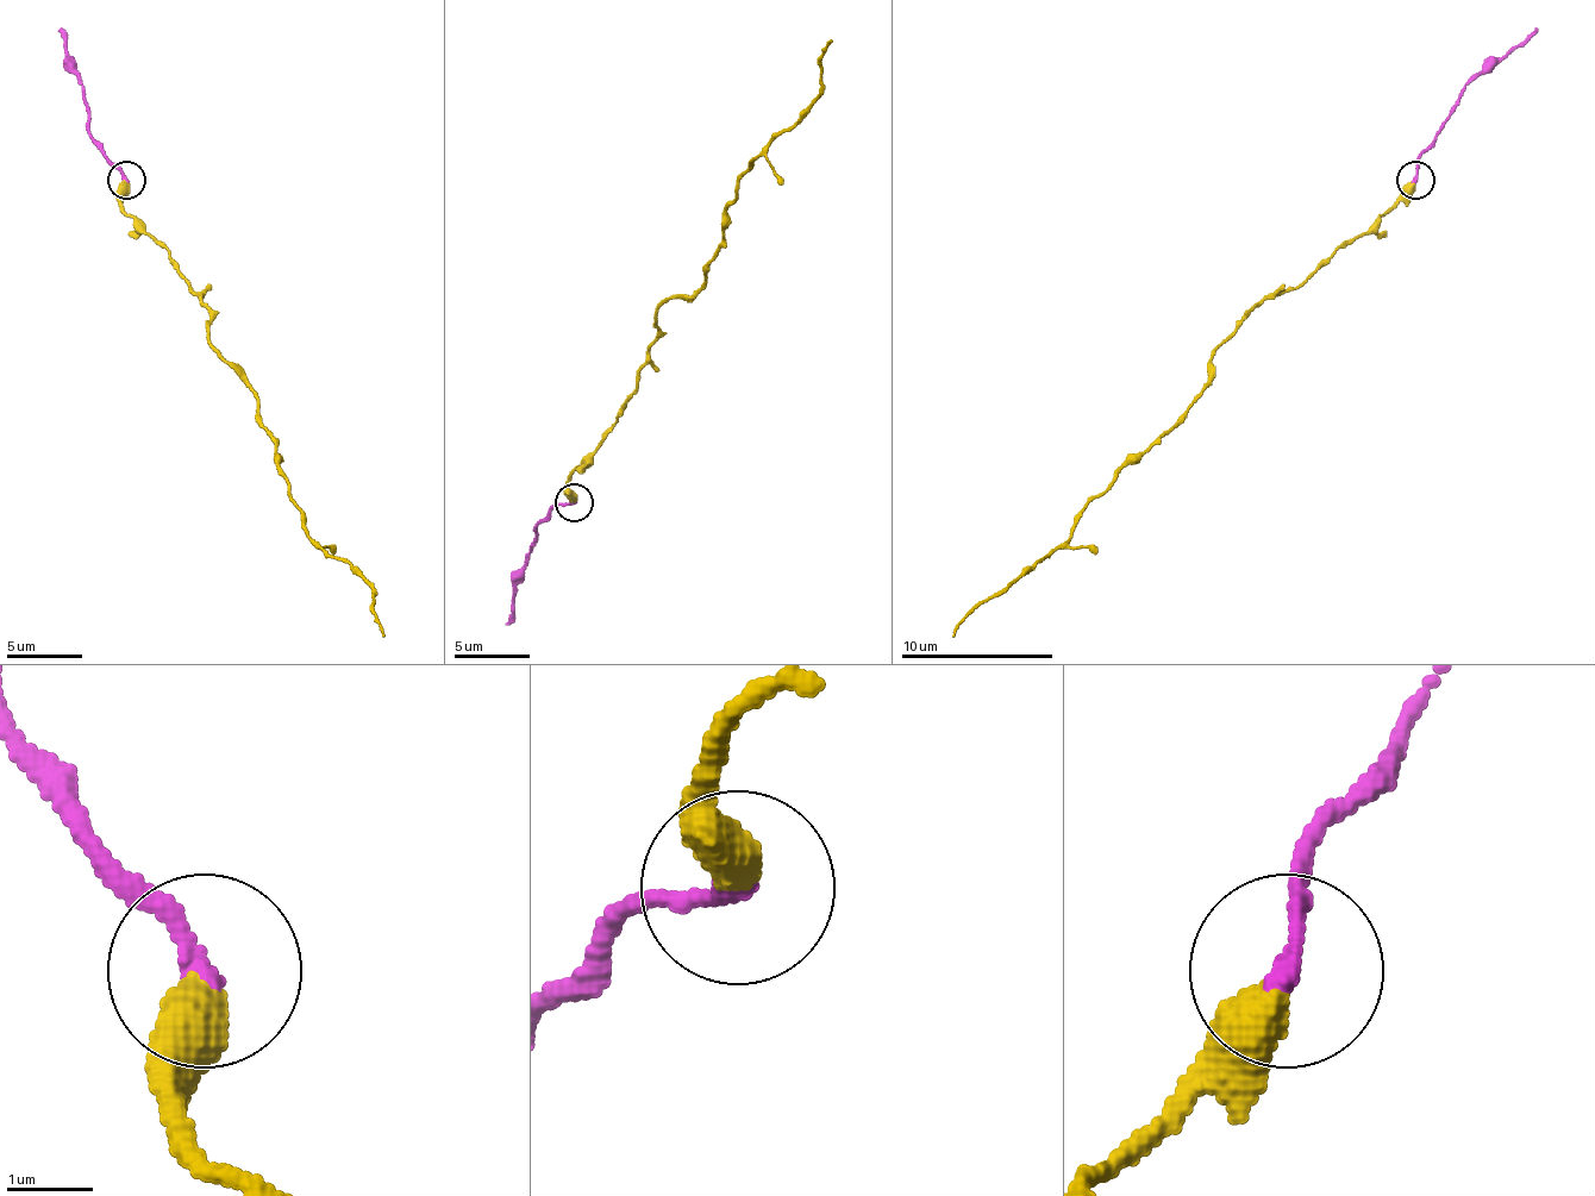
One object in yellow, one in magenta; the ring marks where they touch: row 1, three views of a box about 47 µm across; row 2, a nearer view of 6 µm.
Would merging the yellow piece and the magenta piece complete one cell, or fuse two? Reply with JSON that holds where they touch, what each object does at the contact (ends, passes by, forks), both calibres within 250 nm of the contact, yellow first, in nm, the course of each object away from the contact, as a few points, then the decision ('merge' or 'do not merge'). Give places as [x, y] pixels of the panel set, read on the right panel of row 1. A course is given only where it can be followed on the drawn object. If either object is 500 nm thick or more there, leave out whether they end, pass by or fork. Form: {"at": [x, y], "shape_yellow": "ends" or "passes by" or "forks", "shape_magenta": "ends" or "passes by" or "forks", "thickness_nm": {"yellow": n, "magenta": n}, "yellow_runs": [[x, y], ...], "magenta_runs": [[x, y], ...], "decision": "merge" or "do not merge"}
{"at": [1415, 180], "thickness_nm": {"yellow": 500, "magenta": 240}, "yellow_runs": [[1417, 180], [1302, 283], [1268, 294], [1226, 340], [1195, 401], [1084, 508], [1074, 534], [970, 614], [951, 637]], "magenta_runs": [[1417, 180], [1417, 161], [1462, 93], [1538, 27]], "decision": "merge"}

